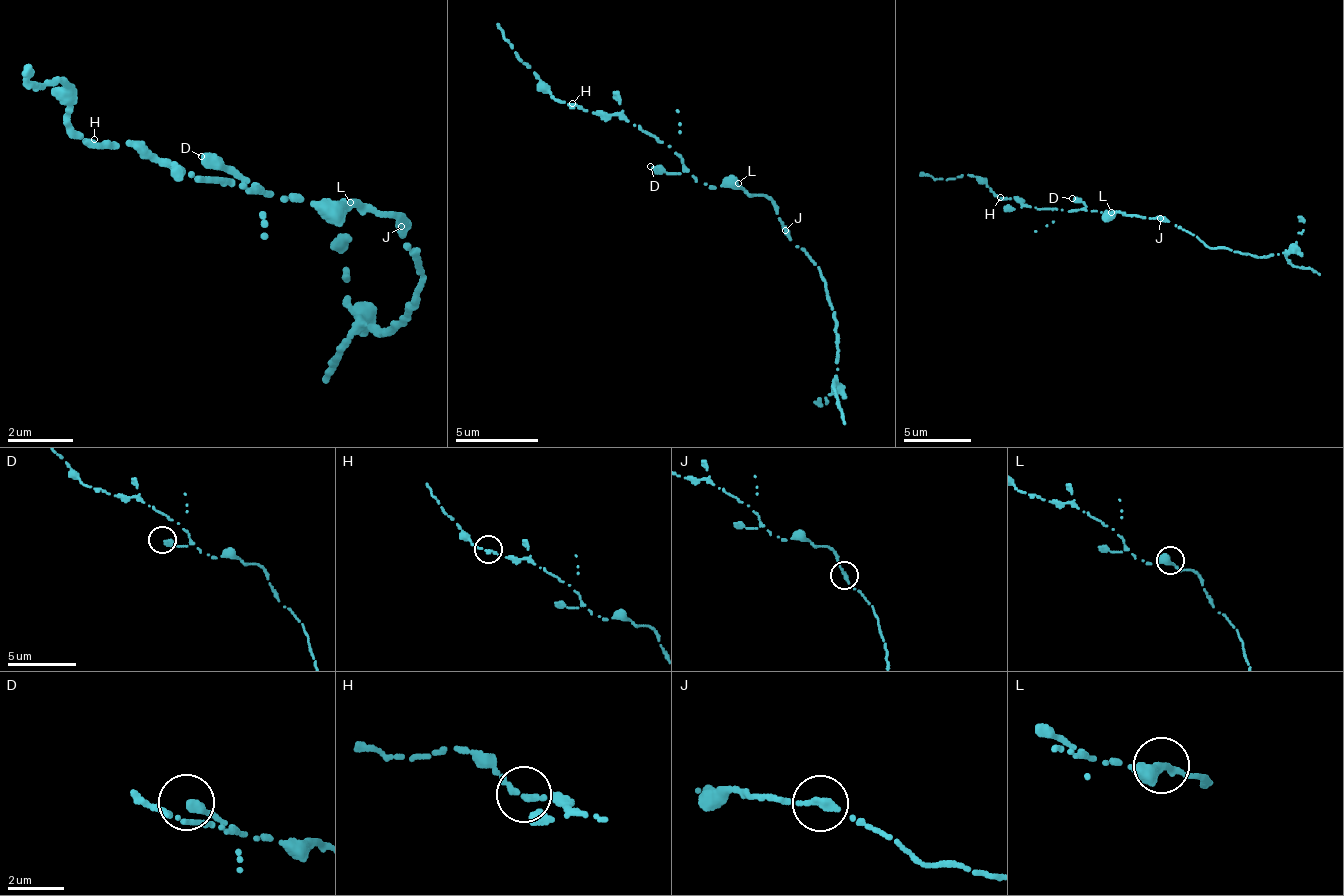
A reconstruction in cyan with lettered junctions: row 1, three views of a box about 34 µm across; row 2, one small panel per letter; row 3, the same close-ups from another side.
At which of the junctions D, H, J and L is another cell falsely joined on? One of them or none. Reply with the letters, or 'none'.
J

